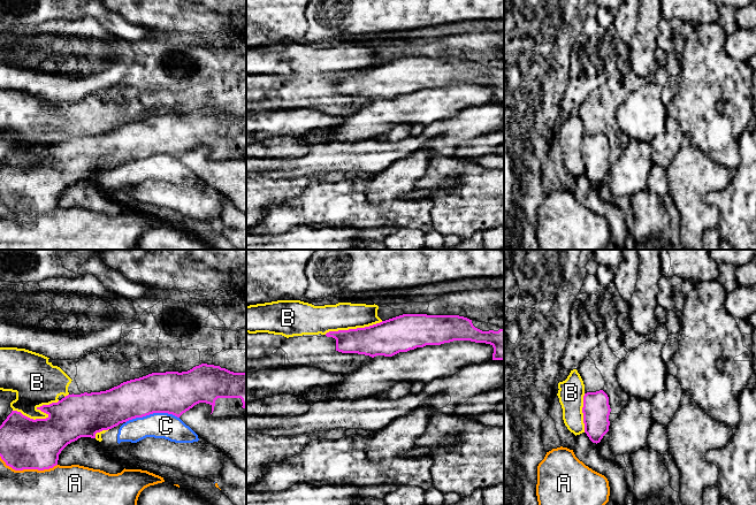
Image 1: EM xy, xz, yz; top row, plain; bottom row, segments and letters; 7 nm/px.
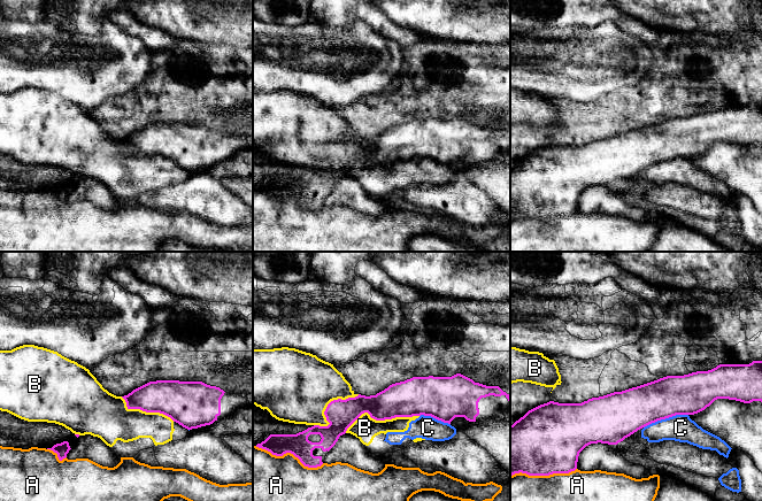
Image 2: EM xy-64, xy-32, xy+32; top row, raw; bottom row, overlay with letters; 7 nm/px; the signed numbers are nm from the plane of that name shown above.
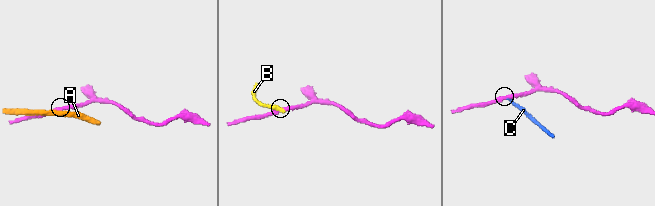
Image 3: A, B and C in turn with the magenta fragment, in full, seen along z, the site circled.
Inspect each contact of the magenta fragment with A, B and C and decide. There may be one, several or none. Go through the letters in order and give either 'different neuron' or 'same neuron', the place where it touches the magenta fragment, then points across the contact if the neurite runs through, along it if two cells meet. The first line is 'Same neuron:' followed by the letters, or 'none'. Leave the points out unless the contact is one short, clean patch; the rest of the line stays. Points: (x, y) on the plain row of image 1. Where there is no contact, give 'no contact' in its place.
Same neuron: none
A: different neuron; meets magenta in xy at (28, 211)
B: different neuron; meets magenta in xy at (44, 161)
C: different neuron; meets magenta in xy at (152, 155); border along xy (178, 159), (172, 155), (150, 155), (129, 161), (126, 165)

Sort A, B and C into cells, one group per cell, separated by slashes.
A / B C

